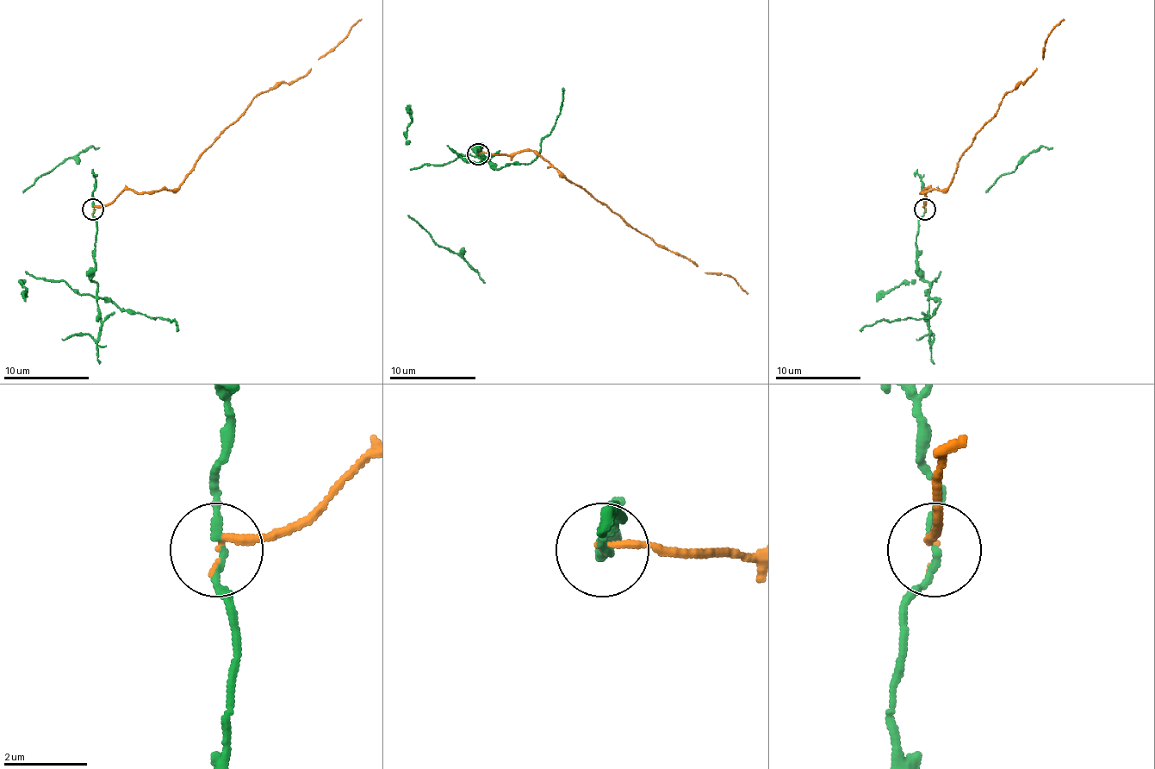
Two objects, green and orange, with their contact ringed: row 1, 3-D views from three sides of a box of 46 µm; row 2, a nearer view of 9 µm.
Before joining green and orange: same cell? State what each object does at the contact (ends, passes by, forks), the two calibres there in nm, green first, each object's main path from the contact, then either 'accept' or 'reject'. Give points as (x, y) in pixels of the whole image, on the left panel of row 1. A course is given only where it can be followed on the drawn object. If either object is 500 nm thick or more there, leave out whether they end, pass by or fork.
green passes by; orange ends there; 140 nm thick on the green side, 160 nm on the other; green runs (95, 208), (92, 281), (96, 284), (96, 294), (124, 309), (174, 320), (178, 330); orange runs (92, 208), (105, 206), (124, 189), (150, 193), (176, 189), (201, 153), (256, 96), (302, 77), (361, 19); reject

